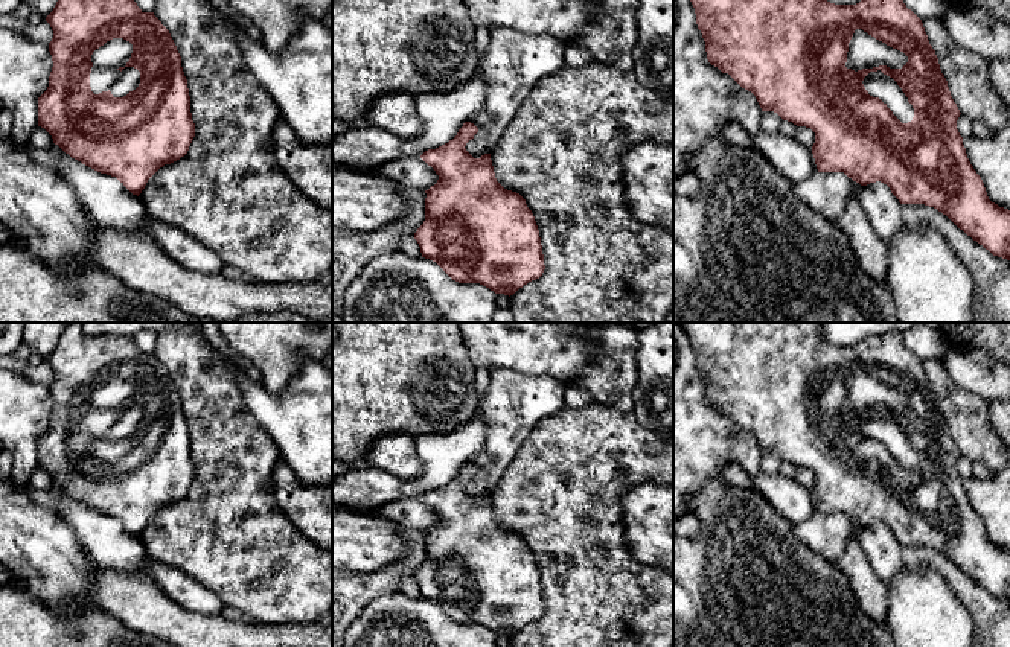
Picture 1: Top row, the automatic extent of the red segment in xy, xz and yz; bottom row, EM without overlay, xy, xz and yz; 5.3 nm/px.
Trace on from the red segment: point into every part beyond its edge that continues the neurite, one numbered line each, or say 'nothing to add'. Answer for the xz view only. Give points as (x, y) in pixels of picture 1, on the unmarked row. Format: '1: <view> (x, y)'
nothing to add

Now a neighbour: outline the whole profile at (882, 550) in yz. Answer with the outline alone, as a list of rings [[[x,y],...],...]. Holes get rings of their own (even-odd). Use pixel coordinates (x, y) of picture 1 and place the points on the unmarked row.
[[[876,522],[862,527],[858,540],[871,569],[885,585],[905,568],[900,553],[902,545],[887,525]]]

